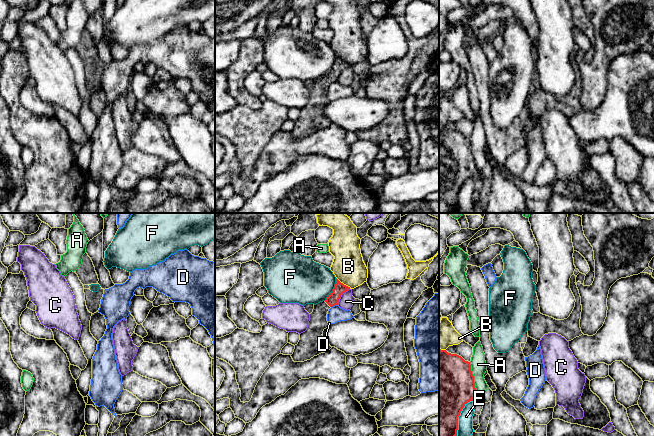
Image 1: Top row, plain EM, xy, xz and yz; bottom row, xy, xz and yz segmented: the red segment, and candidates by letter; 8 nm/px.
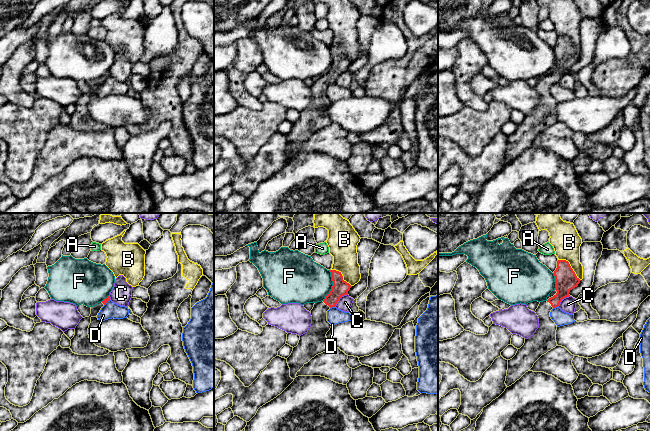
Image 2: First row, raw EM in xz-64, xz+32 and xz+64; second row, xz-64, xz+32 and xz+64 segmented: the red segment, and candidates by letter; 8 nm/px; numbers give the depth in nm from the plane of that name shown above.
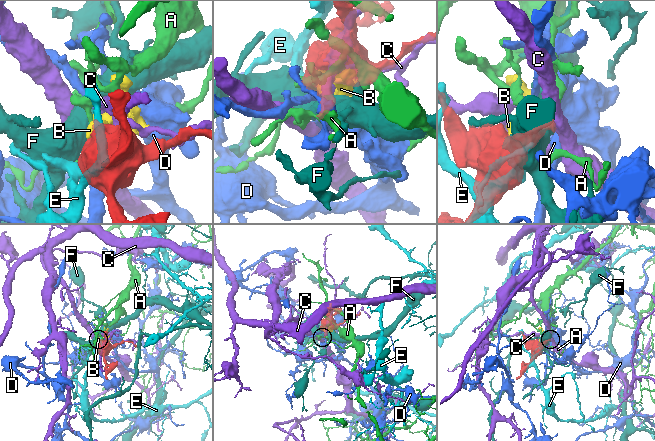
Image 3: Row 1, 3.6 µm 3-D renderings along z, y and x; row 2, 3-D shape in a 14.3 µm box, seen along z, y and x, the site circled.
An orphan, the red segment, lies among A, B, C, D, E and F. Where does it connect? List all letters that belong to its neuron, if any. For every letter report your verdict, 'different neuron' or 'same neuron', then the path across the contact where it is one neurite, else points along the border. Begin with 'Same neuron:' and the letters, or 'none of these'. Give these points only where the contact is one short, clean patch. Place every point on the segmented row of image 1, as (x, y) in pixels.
Same neuron: none of these
A: different neuron
B: different neuron
C: different neuron
D: different neuron | along xz (337, 304), (331, 307)
E: different neuron | along yz (471, 400), (464, 406), (458, 417), (456, 435)
F: different neuron | along xz (336, 278), (332, 292), (324, 300)

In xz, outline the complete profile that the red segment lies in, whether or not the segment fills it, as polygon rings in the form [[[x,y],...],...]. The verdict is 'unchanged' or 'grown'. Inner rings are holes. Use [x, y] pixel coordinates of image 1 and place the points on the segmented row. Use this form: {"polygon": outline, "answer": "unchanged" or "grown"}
{"polygon": [[[336,278],[336,284],[332,293],[325,301],[314,305],[313,312],[310,314],[310,321],[305,332],[300,334],[300,340],[293,354],[294,362],[304,362],[314,356],[329,351],[332,347],[323,339],[323,331],[330,325],[327,321],[327,314],[331,307],[338,305],[343,293],[350,287],[344,285]]], "answer": "grown"}

